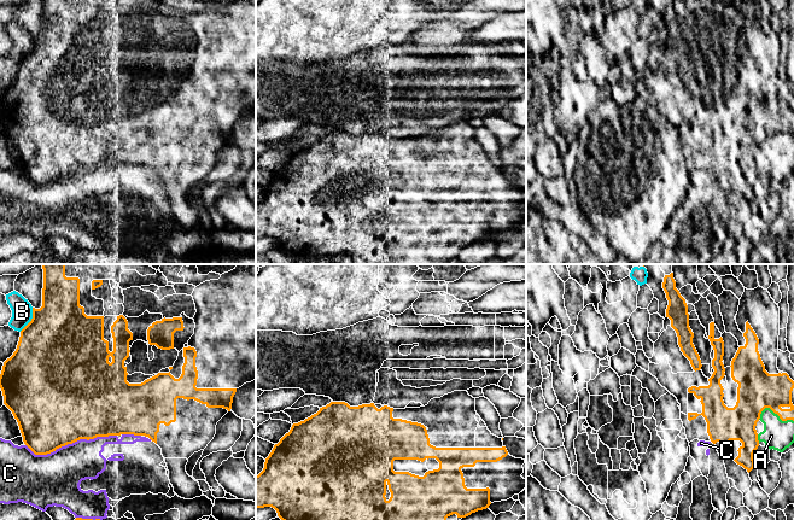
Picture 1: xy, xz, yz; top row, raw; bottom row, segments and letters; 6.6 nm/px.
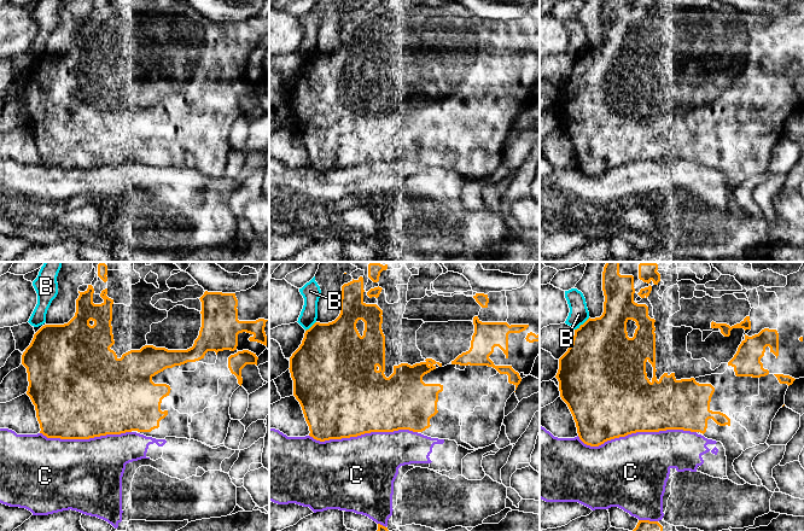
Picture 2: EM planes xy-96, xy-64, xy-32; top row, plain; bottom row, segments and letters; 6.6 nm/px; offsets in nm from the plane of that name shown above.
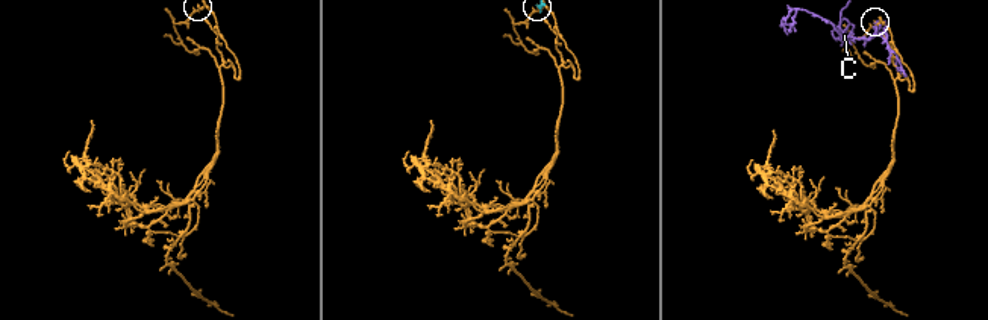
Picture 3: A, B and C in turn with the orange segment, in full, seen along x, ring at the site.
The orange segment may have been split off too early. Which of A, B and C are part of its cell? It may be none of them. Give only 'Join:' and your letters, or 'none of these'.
Join: none of these

